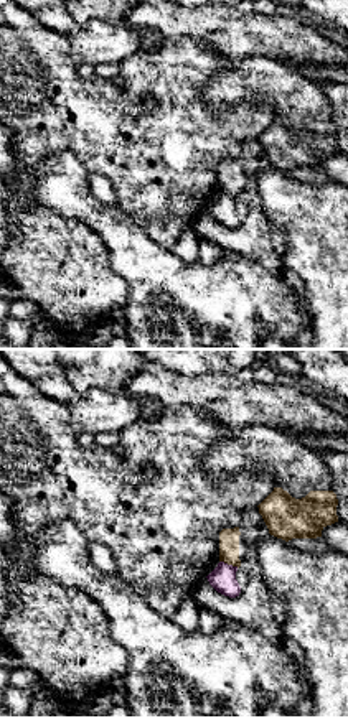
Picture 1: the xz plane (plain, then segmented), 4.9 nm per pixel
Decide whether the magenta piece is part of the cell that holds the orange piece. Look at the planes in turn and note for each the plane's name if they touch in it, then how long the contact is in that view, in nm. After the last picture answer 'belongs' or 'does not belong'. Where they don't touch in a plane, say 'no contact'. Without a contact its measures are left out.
contact in xz; length 100 nm

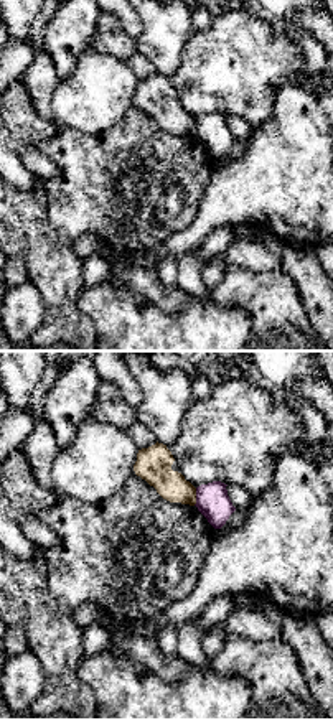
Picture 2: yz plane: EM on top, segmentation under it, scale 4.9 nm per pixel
contact in yz; length 90 nm

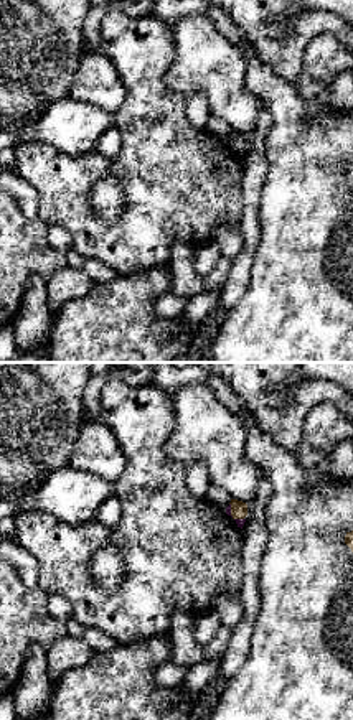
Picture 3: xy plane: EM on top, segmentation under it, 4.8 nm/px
contact in xy; length 110 nm

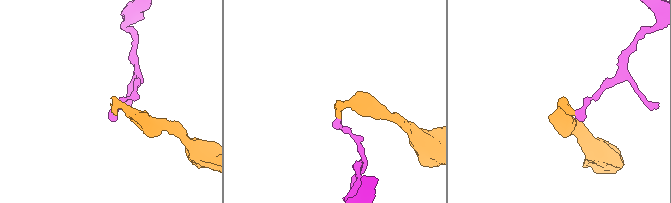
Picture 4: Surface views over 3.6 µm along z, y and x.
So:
does not belong

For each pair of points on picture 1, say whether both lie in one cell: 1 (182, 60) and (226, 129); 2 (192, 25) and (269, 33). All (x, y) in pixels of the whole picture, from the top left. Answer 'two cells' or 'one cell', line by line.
1: one cell
2: one cell

